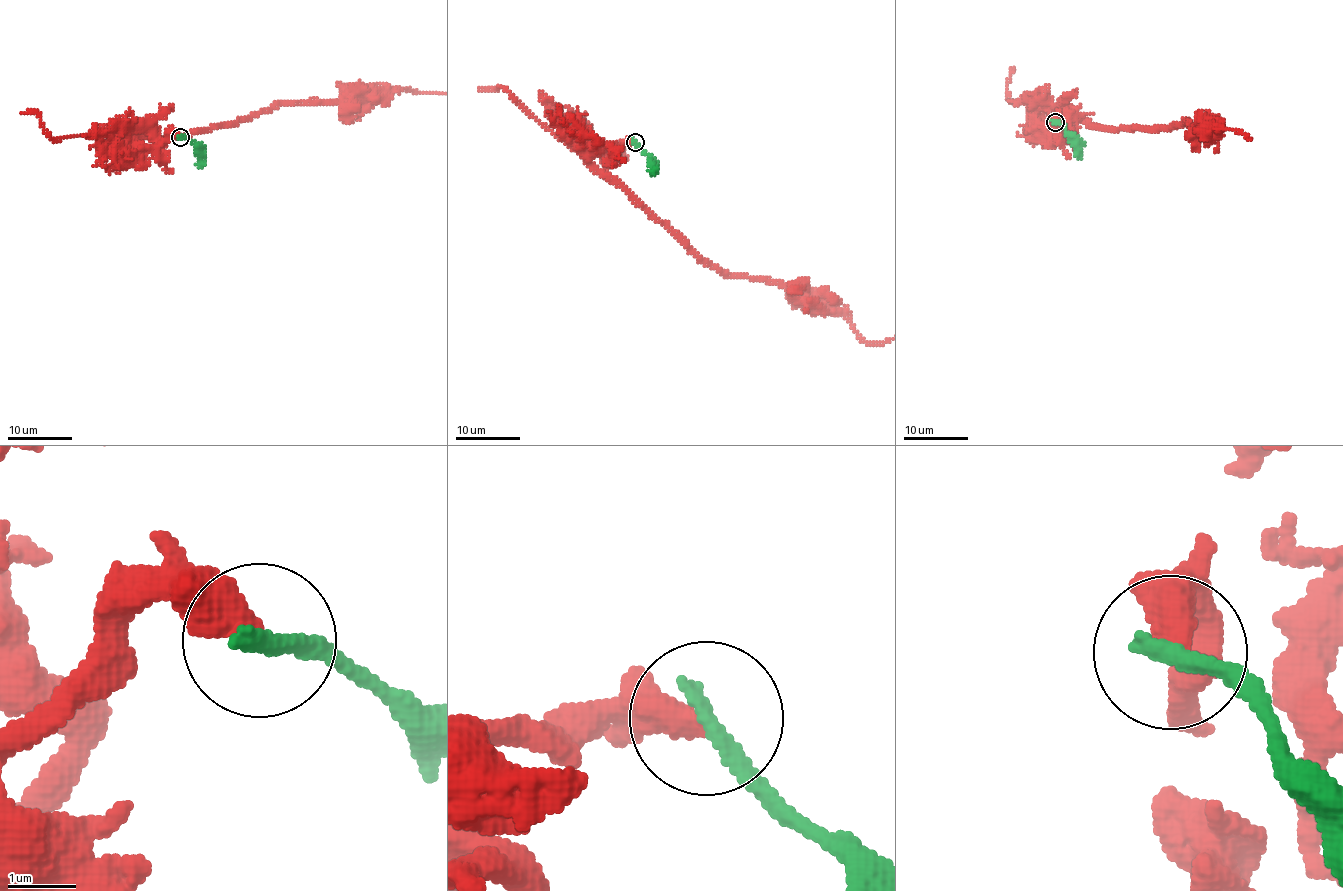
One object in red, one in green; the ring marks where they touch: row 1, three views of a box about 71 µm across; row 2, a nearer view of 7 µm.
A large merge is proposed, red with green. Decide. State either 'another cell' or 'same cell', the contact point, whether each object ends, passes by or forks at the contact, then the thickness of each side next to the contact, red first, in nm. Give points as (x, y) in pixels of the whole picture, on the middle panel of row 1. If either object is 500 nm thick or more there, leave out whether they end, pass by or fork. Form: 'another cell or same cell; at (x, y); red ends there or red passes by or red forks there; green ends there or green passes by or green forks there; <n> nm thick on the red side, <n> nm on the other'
another cell; at (635, 142); red ends there; green ends there; 440 nm thick on the red side, 280 nm on the other

